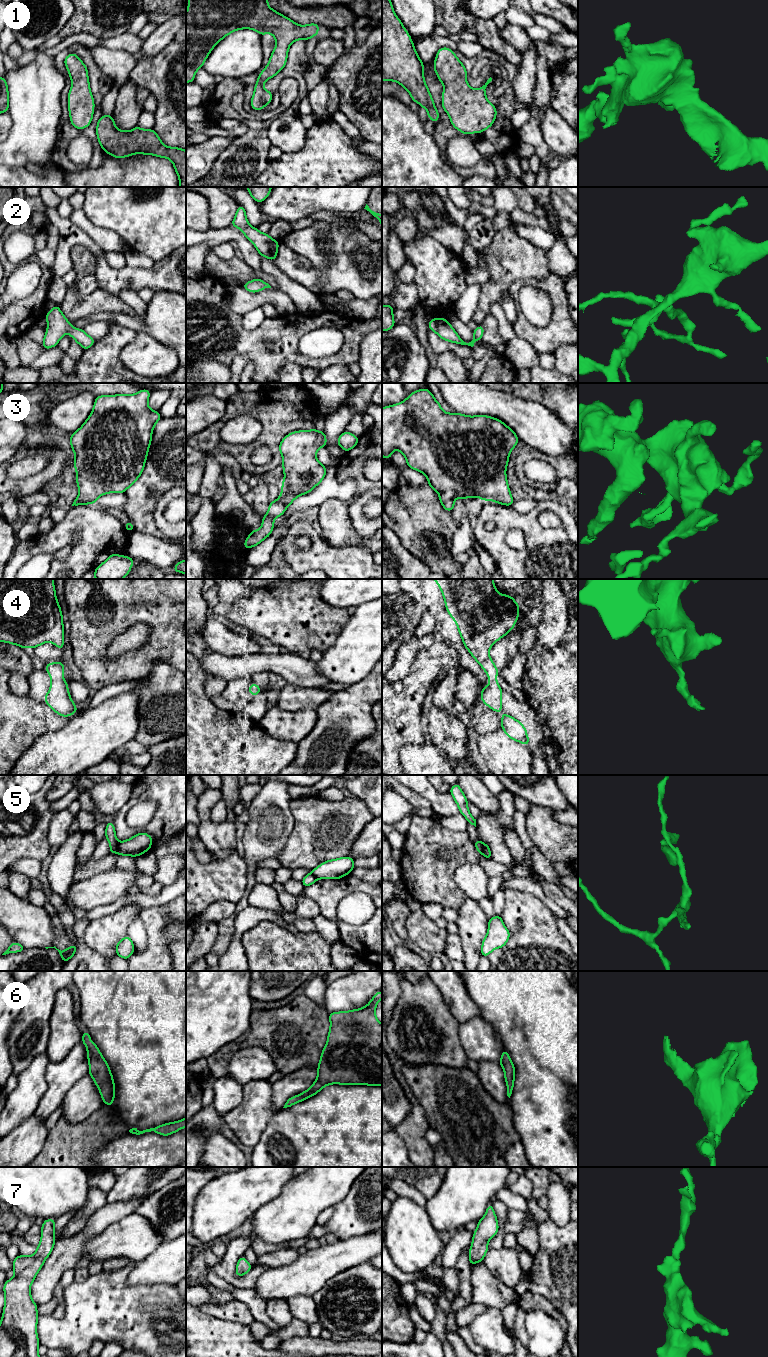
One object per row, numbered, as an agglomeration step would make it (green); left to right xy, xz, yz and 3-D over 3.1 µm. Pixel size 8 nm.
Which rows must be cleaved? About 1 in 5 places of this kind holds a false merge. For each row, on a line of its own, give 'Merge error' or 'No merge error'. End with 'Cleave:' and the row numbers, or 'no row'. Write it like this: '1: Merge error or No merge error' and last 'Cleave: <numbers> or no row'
1: No merge error
2: No merge error
3: No merge error
4: No merge error
5: Merge error
6: No merge error
7: No merge error
Cleave: 5

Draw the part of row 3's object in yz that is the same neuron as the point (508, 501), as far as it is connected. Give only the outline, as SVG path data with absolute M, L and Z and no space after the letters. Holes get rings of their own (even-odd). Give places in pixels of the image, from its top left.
M426 388L410 393L400 403L382 408L382 456L390 460L392 452L399 450L409 468L427 477L428 485L439 494L440 503L448 512L454 509L456 498L464 501L469 497L477 497L483 501L512 506L515 500L510 493L506 468L510 452L518 442L515 432L499 419L486 415L468 416L444 412L431 391Z

